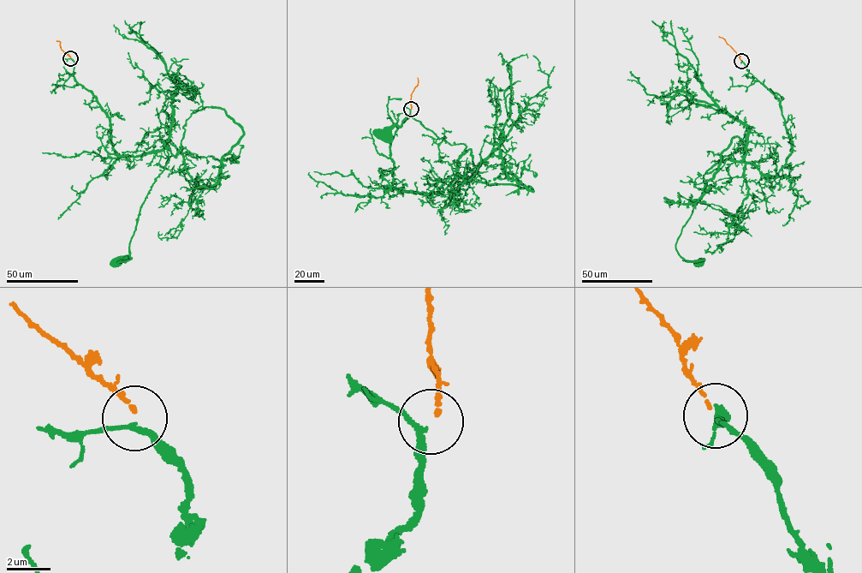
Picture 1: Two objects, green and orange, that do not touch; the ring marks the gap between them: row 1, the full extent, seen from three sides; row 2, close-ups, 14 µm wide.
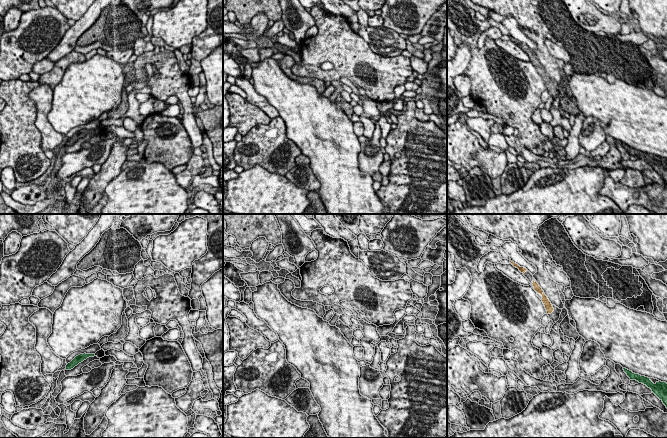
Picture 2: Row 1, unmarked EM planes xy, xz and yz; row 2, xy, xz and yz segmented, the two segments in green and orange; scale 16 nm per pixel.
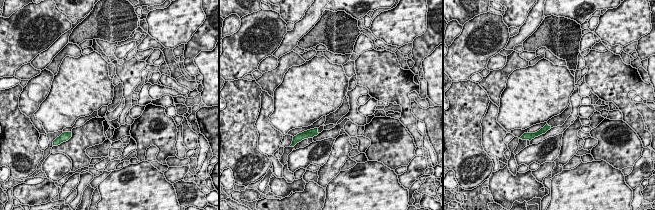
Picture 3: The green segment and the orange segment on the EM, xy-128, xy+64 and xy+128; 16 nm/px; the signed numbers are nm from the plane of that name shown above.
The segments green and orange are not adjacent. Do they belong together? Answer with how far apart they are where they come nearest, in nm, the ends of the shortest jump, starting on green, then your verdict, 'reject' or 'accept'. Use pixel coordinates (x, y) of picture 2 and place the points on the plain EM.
1450 nm apart; from green across yz (623, 144), (553, 86); accept

